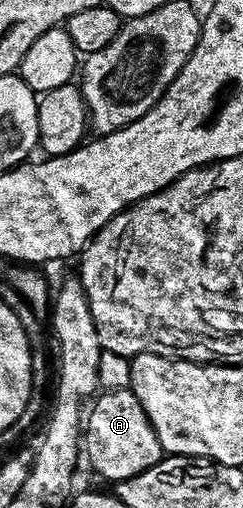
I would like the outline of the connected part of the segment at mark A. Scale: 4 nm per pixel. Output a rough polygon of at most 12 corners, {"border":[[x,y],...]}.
{"border":[[133,390],[89,407],[84,454],[113,484],[163,458]]}

